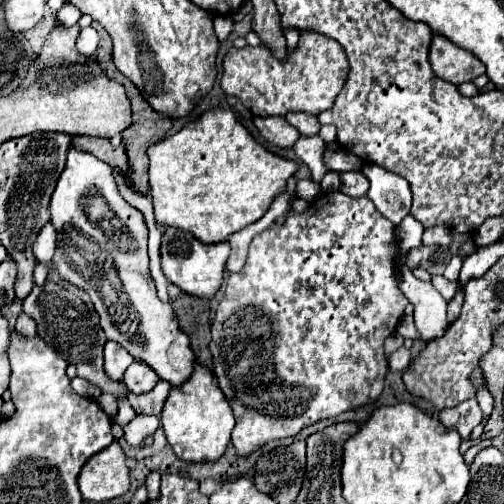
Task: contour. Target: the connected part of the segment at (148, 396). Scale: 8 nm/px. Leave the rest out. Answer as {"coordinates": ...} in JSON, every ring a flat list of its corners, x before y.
{"coordinates":[[159,380,151,392,131,394,129,404,137,414,161,414,169,392,171,392,171,384,167,380]]}

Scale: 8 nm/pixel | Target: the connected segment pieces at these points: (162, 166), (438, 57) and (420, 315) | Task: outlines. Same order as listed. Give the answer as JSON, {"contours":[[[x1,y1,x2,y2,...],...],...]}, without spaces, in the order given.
{"contours":[[[213,108,177,134,147,148,155,220,191,232,201,242,221,242,259,220,271,198,297,172,297,164,257,144,231,110]],[[433,34,429,46,429,64,439,78,455,86,471,82,473,78,485,74,485,66,483,62,479,62,479,58,475,58,467,50,459,50,459,46,455,46,449,38,443,38,441,34]],[[403,254,399,260,399,286,407,300,415,306,415,326,425,342,439,338,447,322,447,300,433,288,431,282,417,280,411,270,403,266]]]}

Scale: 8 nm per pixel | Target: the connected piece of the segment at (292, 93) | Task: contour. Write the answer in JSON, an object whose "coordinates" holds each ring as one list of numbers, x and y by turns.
{"coordinates":[[305,30,299,36,299,44,295,50,287,50,285,60,279,60,269,46,245,46,245,48,231,48,223,60,223,76,221,76,221,88,229,96,237,96,243,106,247,106,255,116,285,116,287,112,305,112,311,116,317,116,325,110,329,110,343,88,343,82,349,74,349,62,343,46,339,42,331,40,325,34,319,34,315,30]]}

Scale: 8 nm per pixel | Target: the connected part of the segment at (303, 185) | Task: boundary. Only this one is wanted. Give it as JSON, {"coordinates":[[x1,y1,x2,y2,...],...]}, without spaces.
{"coordinates":[[299,180,297,182,297,198,303,198,303,200,311,202,319,196,319,192,321,192,321,186,311,182,311,180]]}

